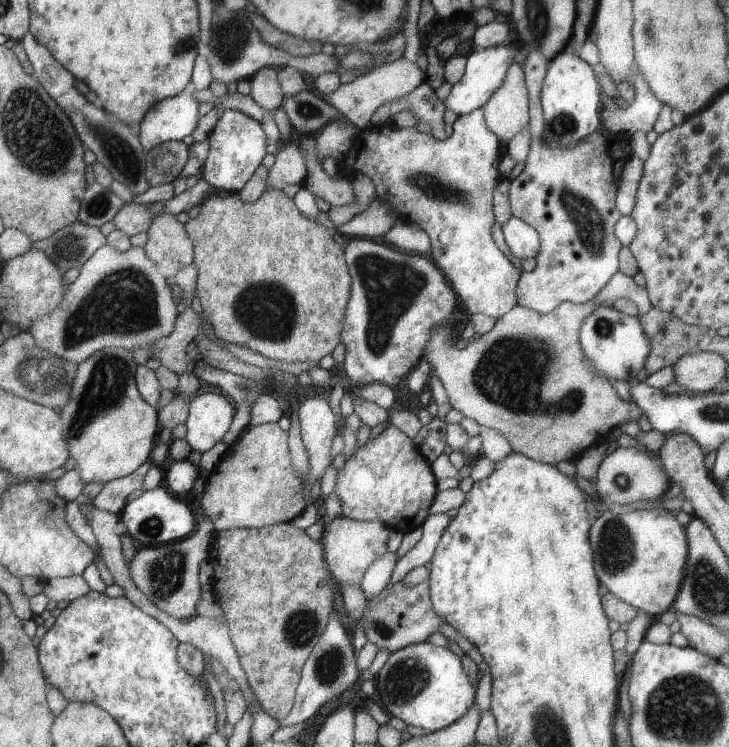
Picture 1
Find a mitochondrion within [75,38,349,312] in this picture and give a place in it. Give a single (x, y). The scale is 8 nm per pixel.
(115, 149)

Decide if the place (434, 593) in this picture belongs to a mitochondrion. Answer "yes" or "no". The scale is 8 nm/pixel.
no

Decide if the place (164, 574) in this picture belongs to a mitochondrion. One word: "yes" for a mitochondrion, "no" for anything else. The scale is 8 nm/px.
yes

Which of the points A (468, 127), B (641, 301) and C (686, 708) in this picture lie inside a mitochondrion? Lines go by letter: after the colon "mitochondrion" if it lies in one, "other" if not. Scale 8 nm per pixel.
A: other
B: other
C: mitochondrion

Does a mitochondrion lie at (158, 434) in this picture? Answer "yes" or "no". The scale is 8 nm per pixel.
no

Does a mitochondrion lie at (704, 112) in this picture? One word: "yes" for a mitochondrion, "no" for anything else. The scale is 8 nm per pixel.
no

